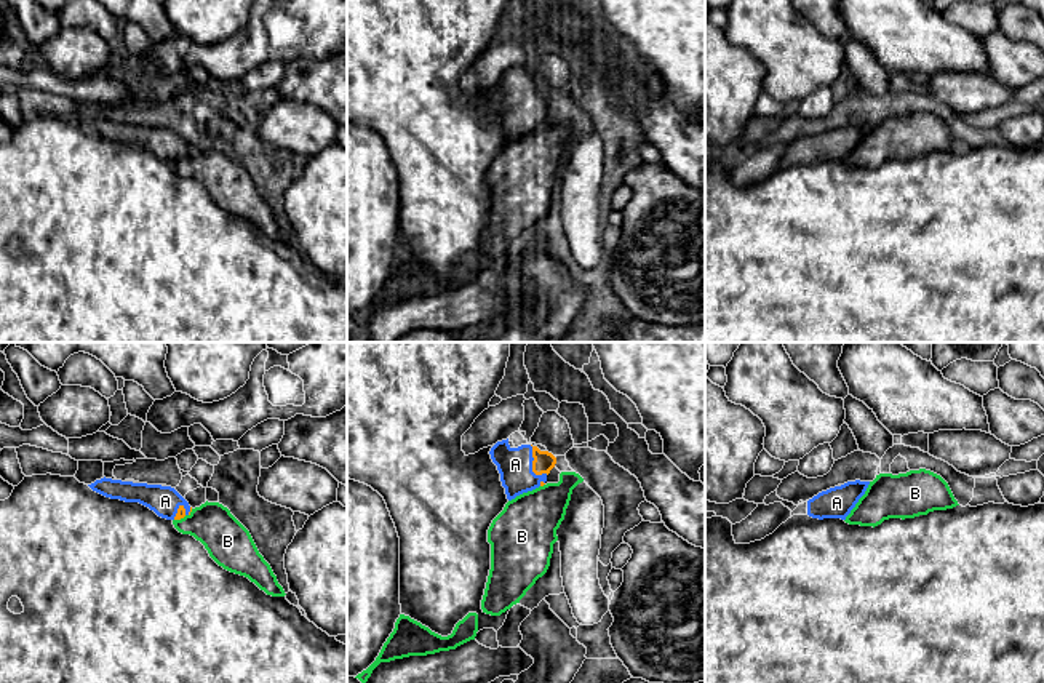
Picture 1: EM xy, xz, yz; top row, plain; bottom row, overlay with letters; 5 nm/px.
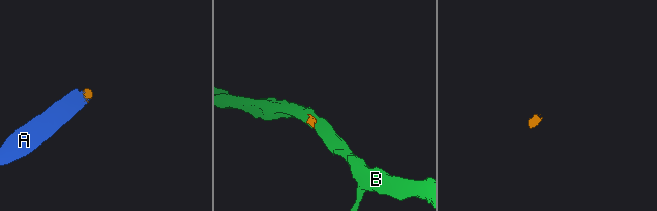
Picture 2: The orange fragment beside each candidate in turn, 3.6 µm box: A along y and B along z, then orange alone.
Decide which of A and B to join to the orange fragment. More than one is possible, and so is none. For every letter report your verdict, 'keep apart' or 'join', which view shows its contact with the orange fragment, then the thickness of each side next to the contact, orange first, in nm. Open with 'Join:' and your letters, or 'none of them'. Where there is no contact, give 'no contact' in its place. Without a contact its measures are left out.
Join: A
A: join; contact in xz; calibres 110 and 180 nm
B: keep apart; contact in xy; calibres 50 and 220 nm

